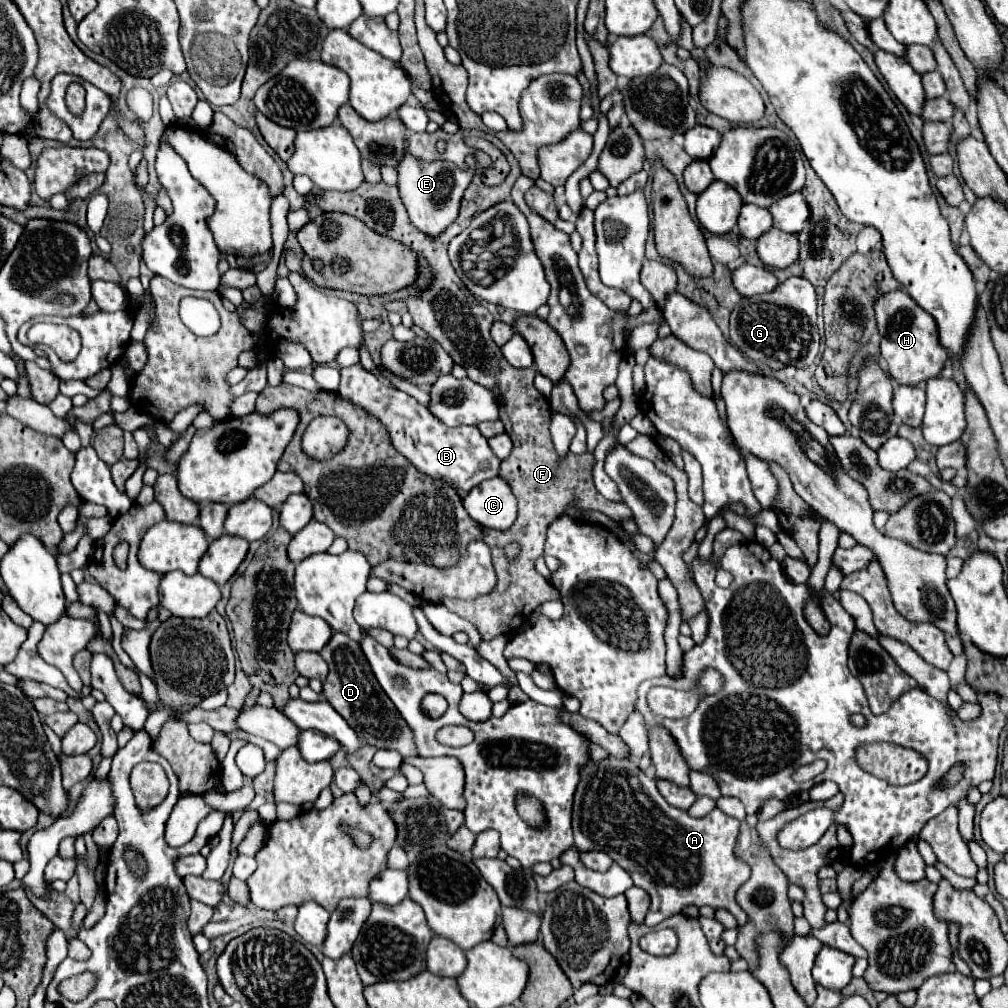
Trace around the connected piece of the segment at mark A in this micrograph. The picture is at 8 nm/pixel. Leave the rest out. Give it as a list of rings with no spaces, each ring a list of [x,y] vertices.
[[[606,758],[602,762],[588,762],[588,766],[582,770],[582,780],[574,796],[572,828],[574,844],[580,852],[604,850],[618,866],[622,866],[632,876],[636,886],[644,888],[652,896],[652,904],[644,920],[648,926],[656,926],[658,922],[680,914],[680,910],[686,906],[712,906],[714,910],[722,906],[738,920],[740,926],[746,922],[744,910],[734,900],[736,890],[750,878],[748,864],[738,862],[734,856],[734,842],[740,830],[740,822],[726,816],[718,808],[714,808],[704,818],[692,818],[684,810],[670,806],[658,792],[656,780],[648,778],[632,760]]]

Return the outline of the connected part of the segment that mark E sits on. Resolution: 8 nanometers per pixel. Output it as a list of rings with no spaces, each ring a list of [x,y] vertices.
[[[406,150],[400,164],[396,166],[396,172],[398,172],[400,198],[410,214],[412,224],[426,234],[436,236],[456,220],[458,208],[460,208],[460,198],[474,174],[474,160],[468,160],[468,168],[462,170],[454,162],[448,162],[448,160],[434,160],[434,162],[416,160]]]

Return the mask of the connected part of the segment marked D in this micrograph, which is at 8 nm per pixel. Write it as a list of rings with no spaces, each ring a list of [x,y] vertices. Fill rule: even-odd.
[[[334,632],[328,644],[320,650],[320,656],[330,666],[330,674],[326,682],[322,684],[322,692],[326,700],[332,704],[332,708],[336,708],[336,712],[340,712],[340,716],[344,716],[348,724],[352,724],[352,730],[358,732],[360,740],[376,748],[396,750],[402,754],[402,758],[418,756],[412,730],[408,728],[408,724],[404,724],[404,718],[396,712],[394,704],[388,700],[384,690],[380,688],[358,642],[350,640],[342,632]]]

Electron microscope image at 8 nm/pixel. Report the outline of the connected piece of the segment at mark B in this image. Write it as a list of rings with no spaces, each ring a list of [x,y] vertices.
[[[360,364],[342,368],[340,374],[340,396],[344,396],[344,400],[348,400],[350,404],[356,404],[358,408],[370,410],[370,414],[378,418],[380,424],[384,424],[390,436],[390,444],[432,480],[448,482],[456,490],[456,494],[464,498],[480,482],[498,476],[500,460],[496,460],[496,454],[492,452],[488,440],[476,426],[448,428],[446,424],[440,424],[440,420],[436,420],[436,416],[432,416],[426,406],[418,404],[402,390],[384,386],[376,374],[364,370]]]

